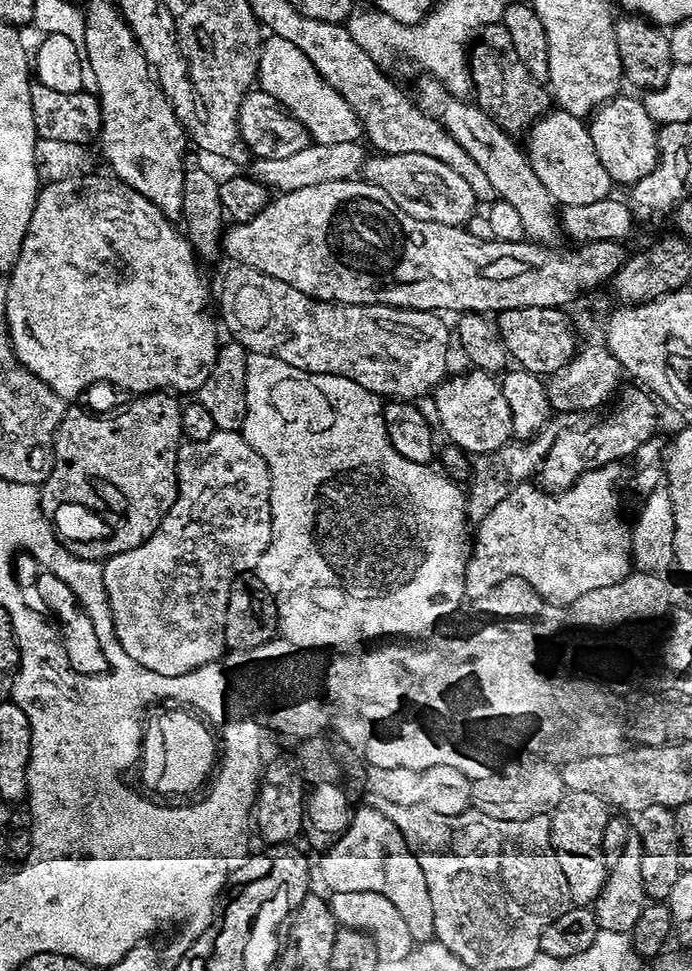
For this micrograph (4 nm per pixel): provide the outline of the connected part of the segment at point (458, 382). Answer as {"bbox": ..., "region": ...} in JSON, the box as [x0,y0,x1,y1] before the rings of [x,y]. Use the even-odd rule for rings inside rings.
{"bbox":[432,370,512,454],"region":[[[468,370],[465,376],[441,382],[432,392],[436,416],[444,427],[448,440],[468,454],[497,452],[509,443],[512,431],[511,408],[503,397],[497,377],[491,372]],[[449,383],[449,384],[448,384]]]}

